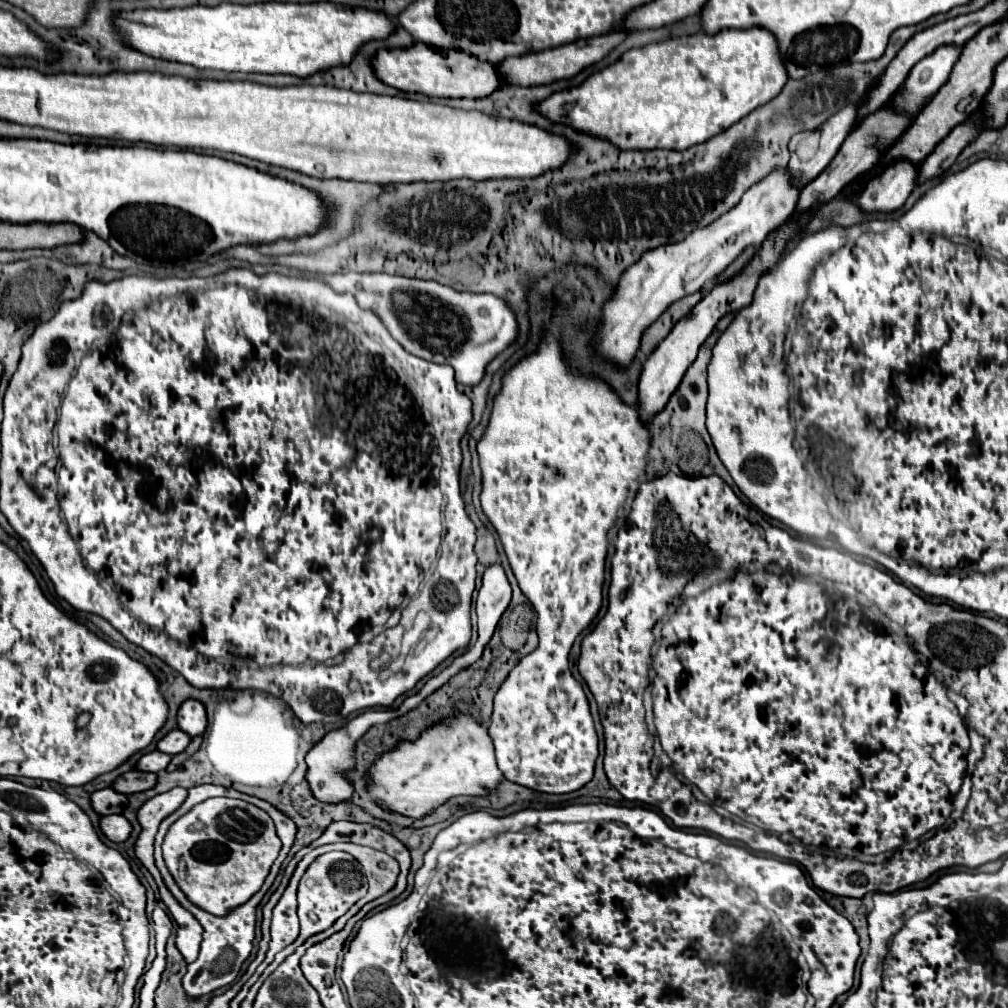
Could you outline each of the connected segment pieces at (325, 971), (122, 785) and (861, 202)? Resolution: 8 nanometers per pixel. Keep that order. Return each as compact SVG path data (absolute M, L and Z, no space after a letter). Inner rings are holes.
M398 878L394 890L390 890L388 894L384 894L384 898L370 902L366 908L362 908L346 926L344 930L340 930L338 934L330 936L328 940L312 946L306 950L306 954L300 960L300 968L306 976L306 980L316 988L318 994L342 994L336 978L334 978L334 970L336 970L336 960L338 960L338 952L342 952L346 938L350 936L354 924L358 920L362 920L372 908L392 902L394 898L398 898L402 892L406 890L406 878Z
M130 770L122 776L118 776L110 788L128 796L134 792L144 792L144 790L152 788L154 784L156 784L156 774L142 774L138 770Z
M904 160L886 166L874 176L856 198L856 206L862 212L894 212L898 210L916 186L918 166ZM894 192L894 194L892 194Z

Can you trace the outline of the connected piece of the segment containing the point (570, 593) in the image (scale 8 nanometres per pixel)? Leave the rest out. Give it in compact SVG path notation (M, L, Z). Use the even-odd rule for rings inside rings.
M546 338L542 340L540 348L536 354L524 358L518 366L514 366L506 376L504 376L504 386L500 390L500 394L494 398L494 412L490 418L490 424L482 436L482 440L478 442L478 456L480 456L480 466L482 466L482 494L480 494L480 502L482 502L482 510L484 514L490 518L490 522L494 524L504 552L508 556L508 562L512 566L512 572L518 580L520 590L528 596L528 600L532 602L532 606L536 608L538 614L538 624L536 624L536 632L538 632L538 648L534 652L530 652L522 658L520 664L516 664L512 668L512 672L508 674L508 678L504 680L504 684L500 686L496 698L494 698L494 714L492 714L492 724L490 724L490 738L494 740L494 748L496 748L496 760L498 760L498 768L502 770L502 774L510 780L516 782L520 786L526 786L530 790L536 792L546 792L546 794L568 794L574 790L580 790L584 784L588 784L594 776L594 764L598 758L598 736L592 724L592 716L590 716L590 708L588 708L588 700L586 694L582 690L582 684L572 676L570 668L568 668L568 654L570 648L576 640L576 636L590 626L590 622L594 620L594 616L598 614L600 606L602 606L602 582L604 582L604 560L606 560L606 534L612 528L614 520L618 518L620 506L624 496L628 494L630 482L638 480L642 470L646 468L646 454L648 454L648 428L642 426L642 422L638 422L638 410L636 408L628 408L626 404L622 404L622 400L616 396L616 392L604 384L598 378L586 378L586 376L578 376L572 374L570 368L564 362L560 344L556 338Z

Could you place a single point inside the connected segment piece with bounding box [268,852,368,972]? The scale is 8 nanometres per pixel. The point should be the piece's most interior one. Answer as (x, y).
(322, 899)

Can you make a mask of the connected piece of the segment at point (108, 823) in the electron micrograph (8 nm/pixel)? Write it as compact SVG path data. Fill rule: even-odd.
M110 814L110 816L102 816L100 818L100 830L104 832L104 836L108 840L124 842L130 836L132 826L122 814Z

